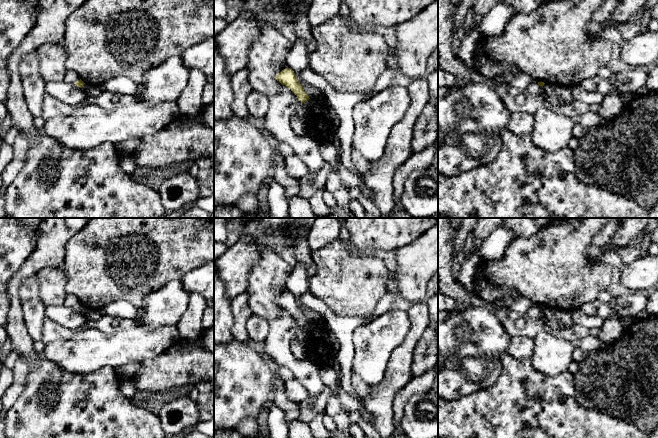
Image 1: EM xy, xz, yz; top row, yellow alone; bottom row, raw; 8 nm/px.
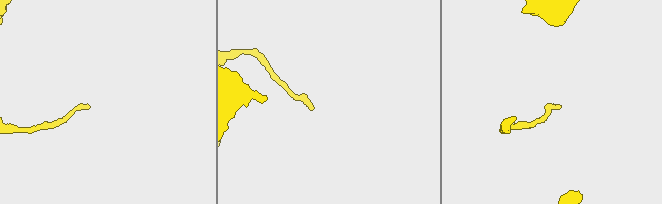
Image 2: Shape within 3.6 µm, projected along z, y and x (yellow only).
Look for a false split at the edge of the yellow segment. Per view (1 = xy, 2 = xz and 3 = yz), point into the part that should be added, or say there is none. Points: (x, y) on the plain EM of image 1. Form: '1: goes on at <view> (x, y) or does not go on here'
1: does not go on here
2: does not go on here
3: does not go on here

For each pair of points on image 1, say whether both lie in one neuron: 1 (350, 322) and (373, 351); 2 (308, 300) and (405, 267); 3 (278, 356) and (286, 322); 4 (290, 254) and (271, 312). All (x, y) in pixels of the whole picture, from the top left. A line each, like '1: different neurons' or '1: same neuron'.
1: different neurons
2: different neurons
3: same neuron
4: different neurons

